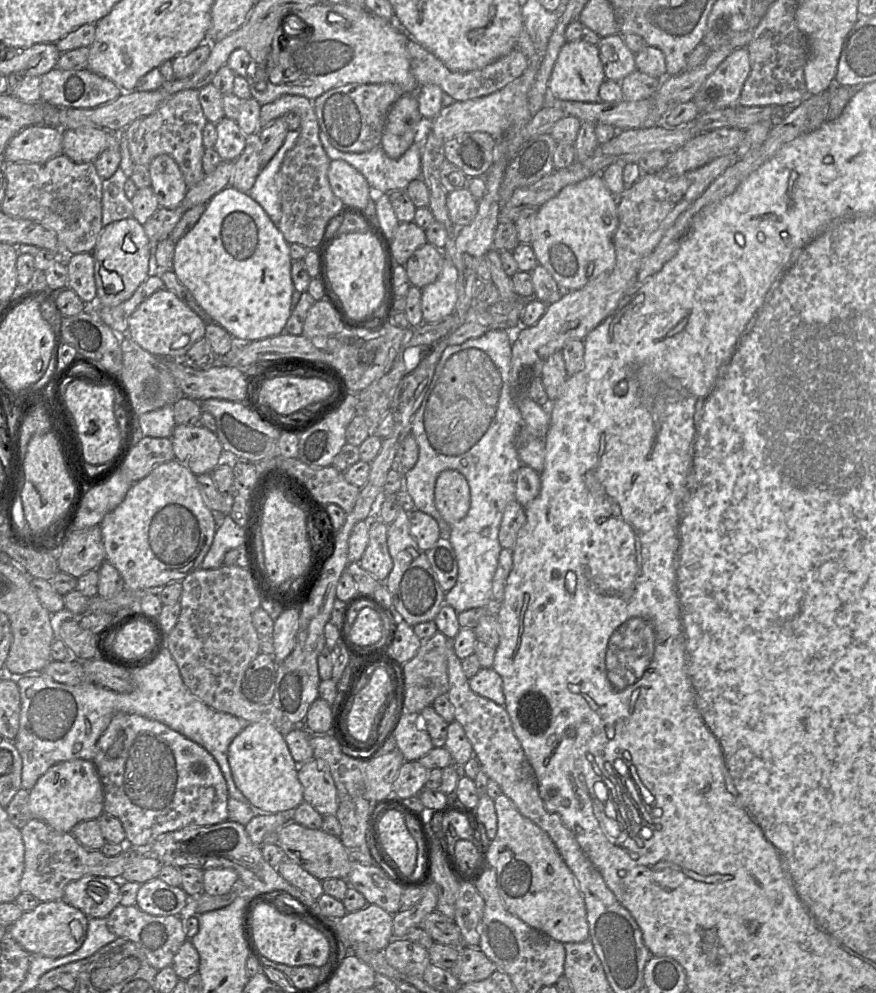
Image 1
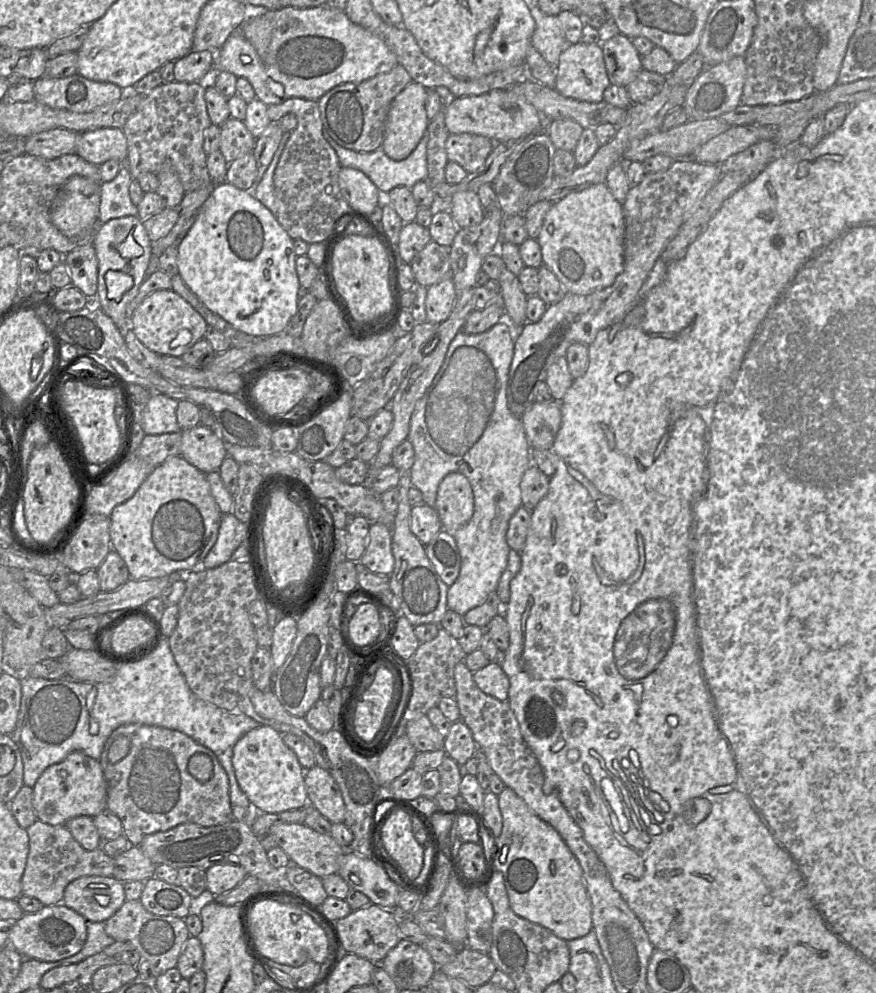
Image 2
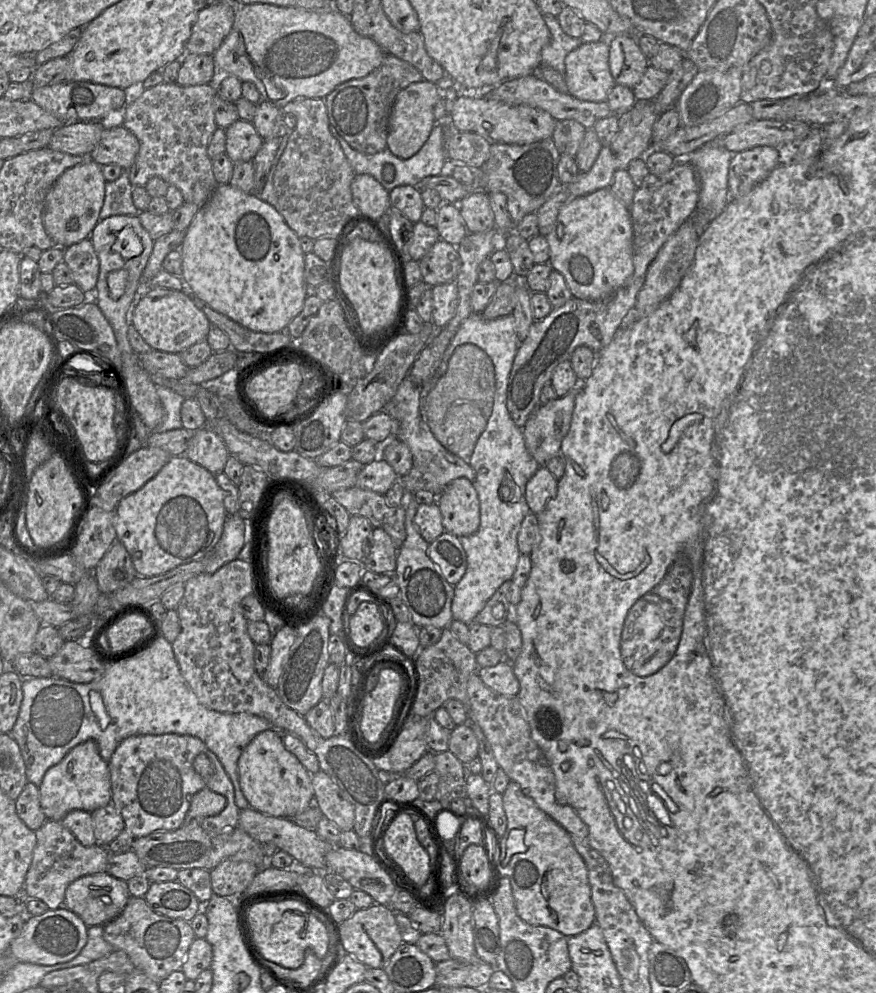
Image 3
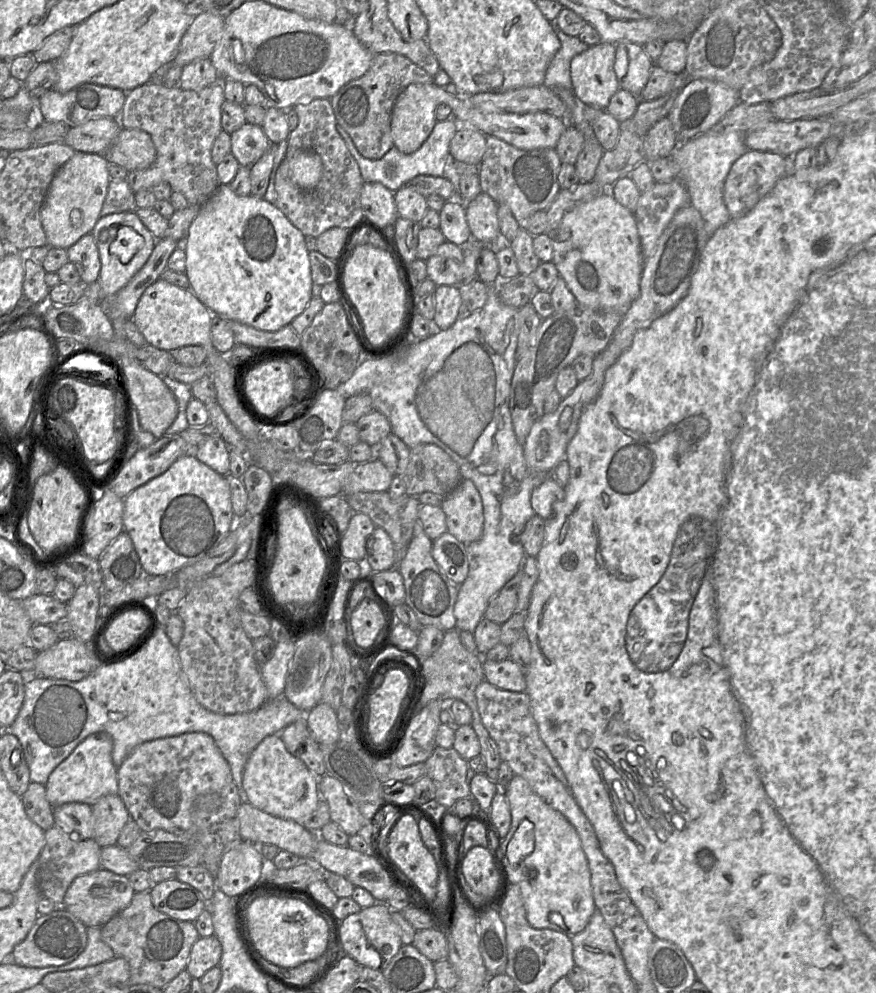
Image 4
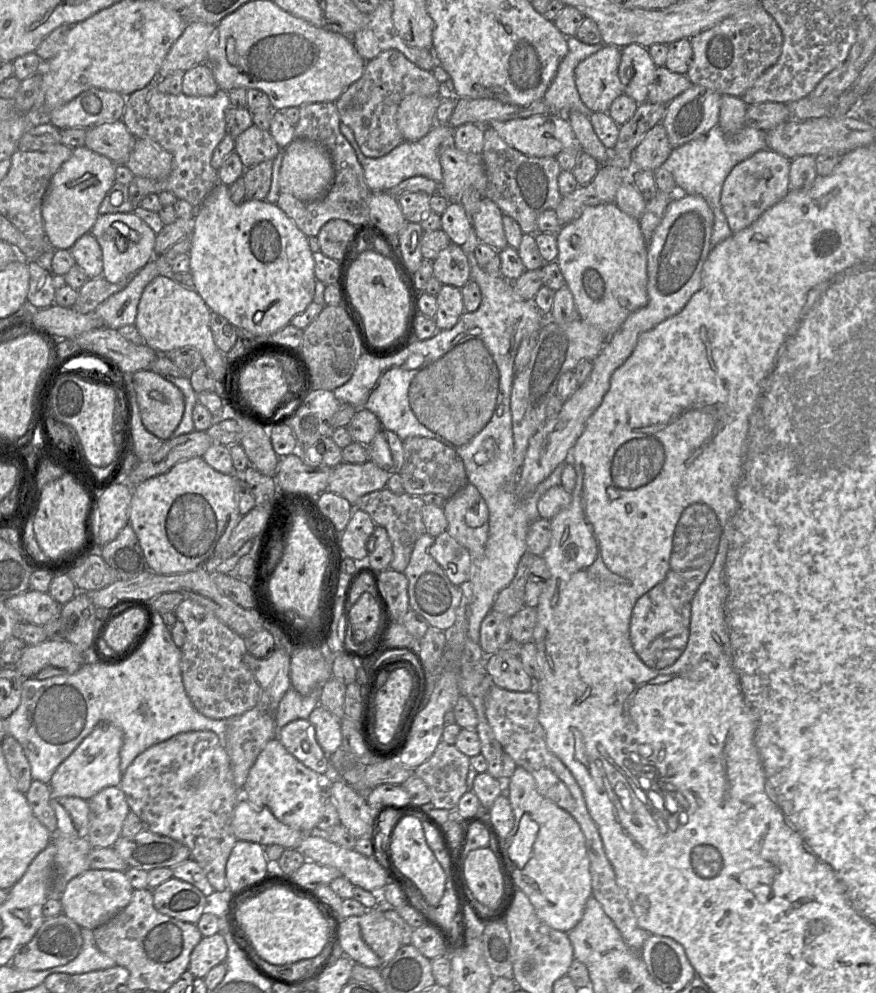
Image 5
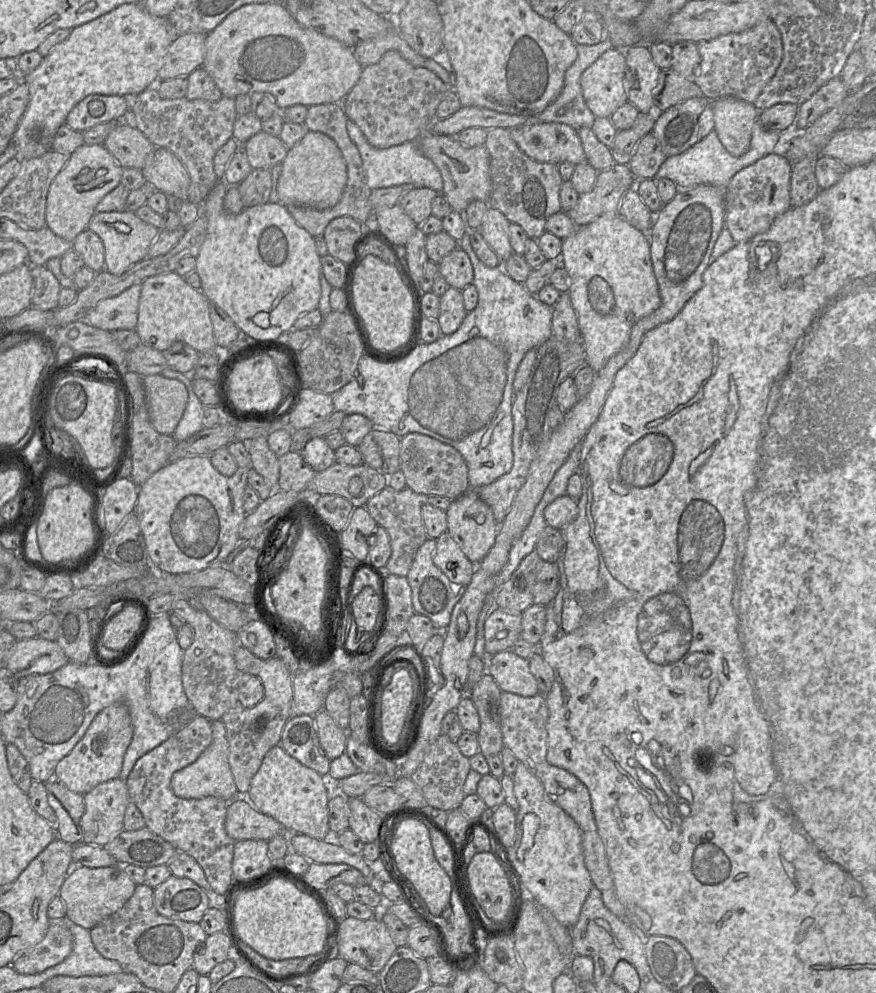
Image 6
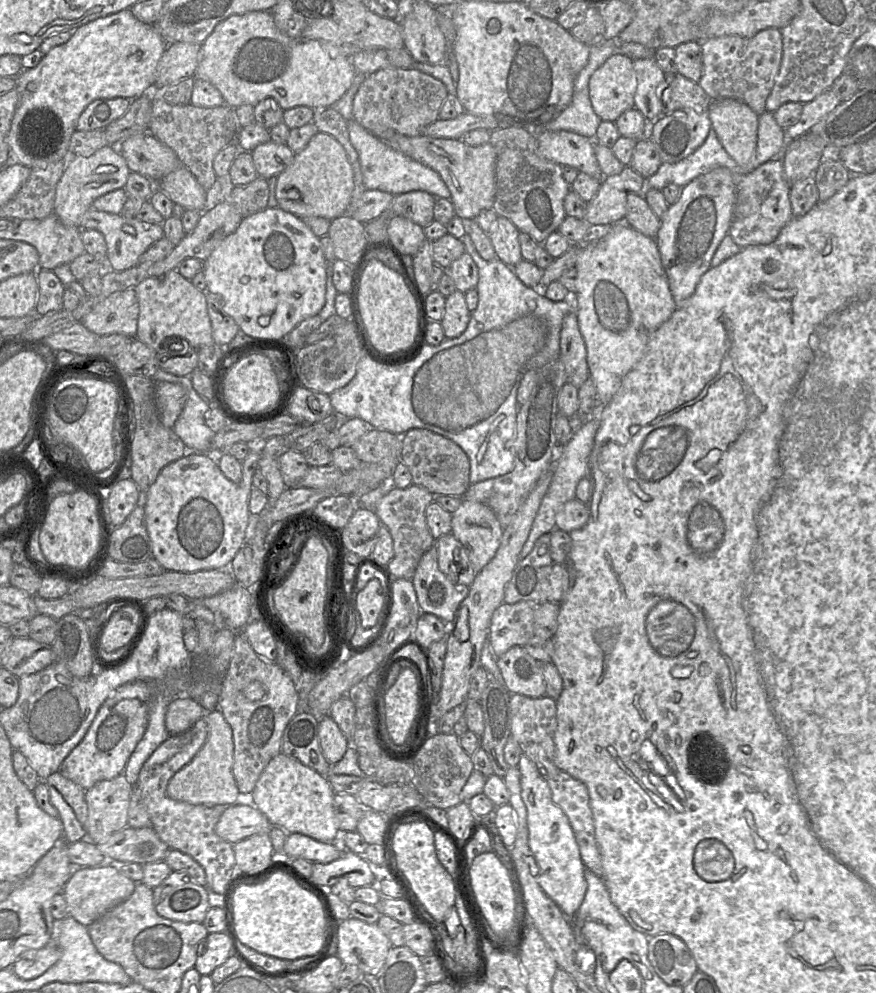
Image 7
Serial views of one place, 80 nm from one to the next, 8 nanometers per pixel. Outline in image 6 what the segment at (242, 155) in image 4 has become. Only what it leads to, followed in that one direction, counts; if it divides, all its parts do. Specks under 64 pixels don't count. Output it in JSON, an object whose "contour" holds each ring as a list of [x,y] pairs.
{"contour":[[[263,131],[252,136],[241,147],[253,169],[270,170],[274,165],[281,164],[288,152],[288,148],[279,137]]]}

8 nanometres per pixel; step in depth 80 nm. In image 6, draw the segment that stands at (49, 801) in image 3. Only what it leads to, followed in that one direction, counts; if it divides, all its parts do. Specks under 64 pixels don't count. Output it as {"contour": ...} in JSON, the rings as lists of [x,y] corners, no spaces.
{"contour":[[[115,703],[100,711],[83,738],[57,764],[55,777],[69,790],[86,794],[97,785],[120,777],[125,752],[133,737],[133,726],[128,708]]]}

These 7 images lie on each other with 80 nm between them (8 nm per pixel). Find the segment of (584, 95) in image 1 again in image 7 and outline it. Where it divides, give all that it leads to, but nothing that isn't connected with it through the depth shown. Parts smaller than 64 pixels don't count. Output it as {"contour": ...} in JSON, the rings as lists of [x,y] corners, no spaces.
{"contour":[[[620,52],[614,53],[589,80],[593,110],[601,120],[615,122],[623,112],[634,107],[636,87],[633,60]]]}

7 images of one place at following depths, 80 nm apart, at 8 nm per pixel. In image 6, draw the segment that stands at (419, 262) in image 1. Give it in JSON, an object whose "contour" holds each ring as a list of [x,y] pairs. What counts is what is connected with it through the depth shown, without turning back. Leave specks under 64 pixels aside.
{"contour":[[[459,246],[437,265],[439,274],[453,288],[463,290],[474,281],[474,269],[470,258]]]}

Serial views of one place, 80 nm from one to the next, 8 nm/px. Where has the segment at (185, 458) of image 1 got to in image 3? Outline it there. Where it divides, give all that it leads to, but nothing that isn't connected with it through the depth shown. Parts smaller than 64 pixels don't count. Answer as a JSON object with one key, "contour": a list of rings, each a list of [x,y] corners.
{"contour":[[[209,427],[196,431],[184,455],[213,475],[223,472],[229,452],[220,437]]]}

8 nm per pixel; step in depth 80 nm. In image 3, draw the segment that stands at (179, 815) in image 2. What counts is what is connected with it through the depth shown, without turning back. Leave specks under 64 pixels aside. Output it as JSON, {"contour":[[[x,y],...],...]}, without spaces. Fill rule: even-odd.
{"contour":[[[167,733],[135,735],[124,739],[108,761],[112,798],[121,814],[125,829],[134,838],[157,830],[176,830],[184,822],[192,797],[202,789],[209,789],[226,797],[226,806],[218,814],[202,819],[201,826],[208,833],[221,833],[225,828],[239,826],[240,809],[235,803],[234,786],[217,755],[199,738],[191,735]],[[198,754],[207,755],[214,765],[210,779],[202,778],[193,768]]]}

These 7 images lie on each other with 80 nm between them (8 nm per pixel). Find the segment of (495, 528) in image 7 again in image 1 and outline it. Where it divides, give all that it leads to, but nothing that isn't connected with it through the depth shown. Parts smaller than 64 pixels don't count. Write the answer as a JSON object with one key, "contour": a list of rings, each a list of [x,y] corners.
{"contour":[[[457,470],[442,471],[435,483],[435,506],[449,524],[462,520],[470,508],[470,487],[465,476]]]}

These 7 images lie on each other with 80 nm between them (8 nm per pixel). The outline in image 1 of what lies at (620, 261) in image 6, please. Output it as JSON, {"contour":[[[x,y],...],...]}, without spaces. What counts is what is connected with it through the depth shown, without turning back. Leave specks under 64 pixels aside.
{"contour":[[[601,173],[565,186],[555,197],[539,207],[532,222],[531,242],[537,261],[553,276],[562,290],[577,290],[602,273],[611,271],[616,263],[614,234],[619,224],[616,196],[609,190]]]}

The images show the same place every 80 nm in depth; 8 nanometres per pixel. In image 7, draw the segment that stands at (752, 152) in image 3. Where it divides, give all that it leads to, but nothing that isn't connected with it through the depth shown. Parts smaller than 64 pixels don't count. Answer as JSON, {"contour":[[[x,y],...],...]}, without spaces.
{"contour":[[[781,155],[737,178],[736,203],[728,233],[740,248],[774,242],[782,228],[794,217],[790,186],[784,176]]]}

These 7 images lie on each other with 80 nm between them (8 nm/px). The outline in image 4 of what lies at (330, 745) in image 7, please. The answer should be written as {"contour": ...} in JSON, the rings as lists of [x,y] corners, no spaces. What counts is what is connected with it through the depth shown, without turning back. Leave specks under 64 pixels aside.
{"contour":[[[320,702],[307,711],[305,723],[318,744],[332,745],[339,741],[336,711],[328,704]]]}

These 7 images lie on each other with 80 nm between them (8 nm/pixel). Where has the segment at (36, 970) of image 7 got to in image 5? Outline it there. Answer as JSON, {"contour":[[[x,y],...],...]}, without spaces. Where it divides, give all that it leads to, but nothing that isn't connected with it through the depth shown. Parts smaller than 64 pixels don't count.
{"contour":[[[61,913],[45,918],[33,938],[13,956],[11,965],[23,970],[45,970],[72,961],[83,944],[81,927]]]}

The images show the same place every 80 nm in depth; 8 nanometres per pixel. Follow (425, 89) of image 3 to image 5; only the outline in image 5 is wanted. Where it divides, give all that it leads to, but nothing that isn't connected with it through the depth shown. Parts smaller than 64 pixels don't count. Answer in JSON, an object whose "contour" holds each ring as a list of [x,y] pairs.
{"contour":[[[411,94],[400,102],[396,121],[404,141],[416,142],[429,133],[442,100],[441,96]]]}

